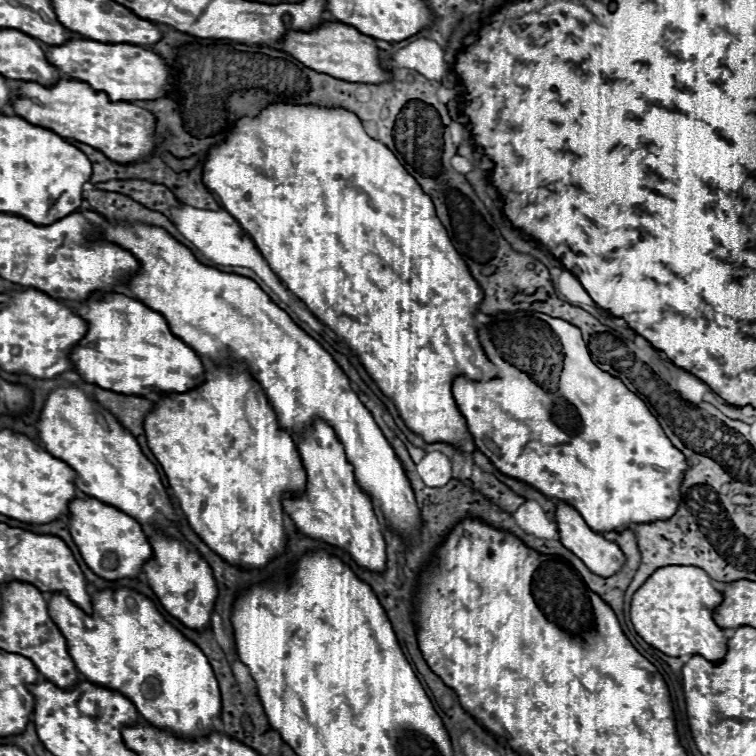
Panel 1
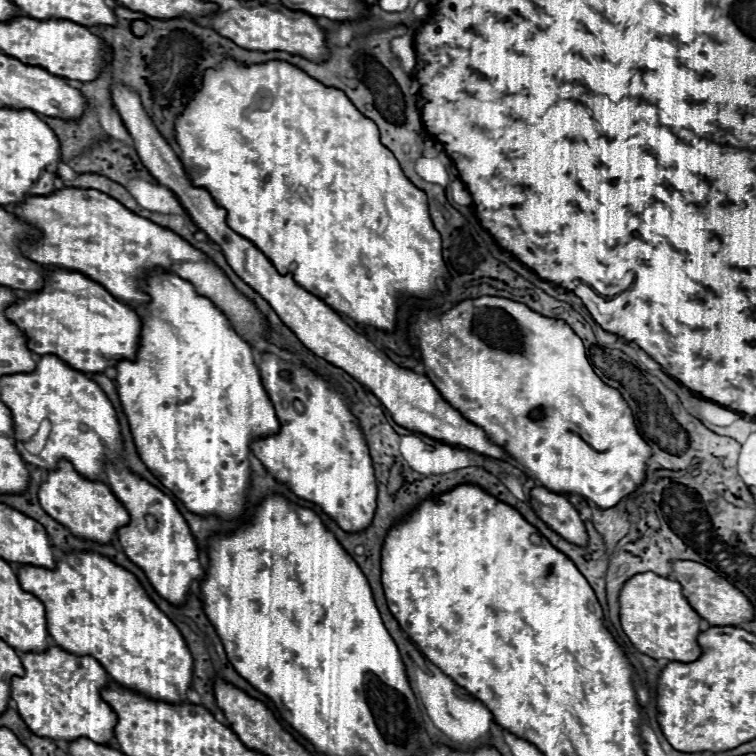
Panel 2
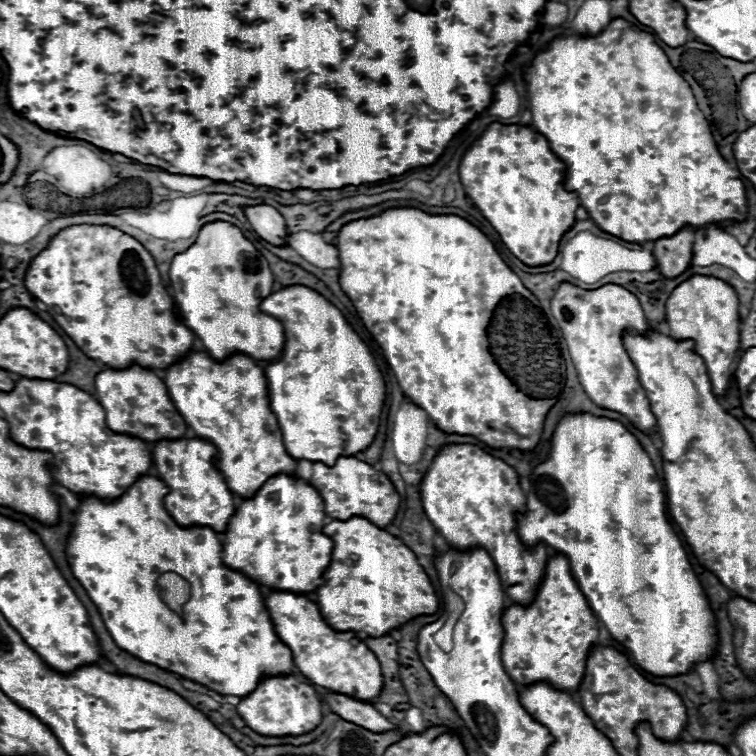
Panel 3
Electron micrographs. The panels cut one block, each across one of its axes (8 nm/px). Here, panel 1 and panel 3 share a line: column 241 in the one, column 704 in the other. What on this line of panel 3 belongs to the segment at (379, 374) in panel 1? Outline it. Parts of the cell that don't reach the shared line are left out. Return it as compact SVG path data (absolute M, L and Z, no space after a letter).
M614 18L600 34L596 36L558 36L554 38L544 50L540 50L534 60L524 66L524 80L526 80L526 96L530 100L530 112L532 112L532 128L540 132L548 144L550 150L556 154L558 160L564 162L564 188L578 194L580 204L588 210L590 218L596 222L596 226L612 236L618 236L626 242L646 242L646 240L658 240L662 236L676 234L682 226L690 224L694 228L706 226L706 224L722 224L726 220L744 220L744 214L748 210L746 206L746 190L740 180L740 174L728 166L728 162L720 156L716 142L710 132L710 124L700 112L696 98L692 96L692 90L688 88L688 82L676 72L676 68L670 64L664 50L654 42L654 36L648 32L642 32L634 28L624 18Z

